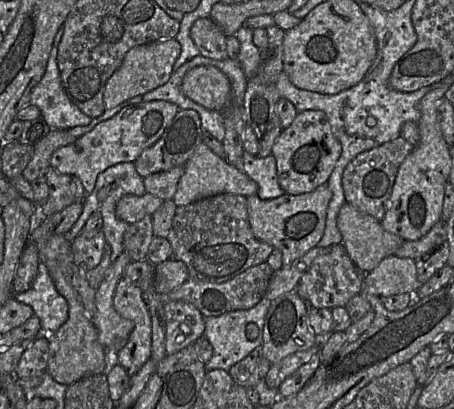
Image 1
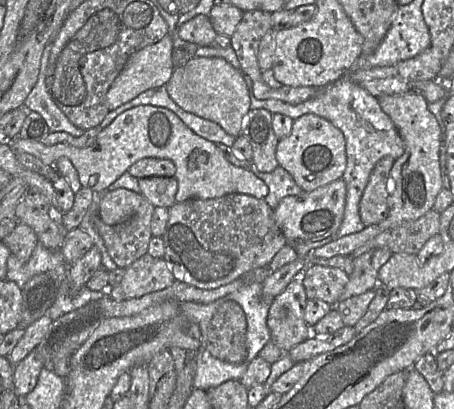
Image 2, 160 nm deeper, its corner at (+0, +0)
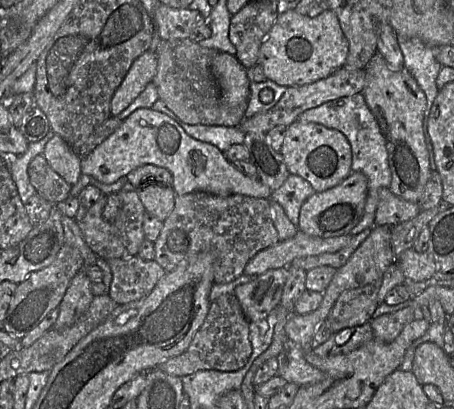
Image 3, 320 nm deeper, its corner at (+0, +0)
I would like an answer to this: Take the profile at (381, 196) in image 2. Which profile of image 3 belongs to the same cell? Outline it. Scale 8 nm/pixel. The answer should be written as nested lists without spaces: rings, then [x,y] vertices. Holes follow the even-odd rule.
[[[383,187],[378,195],[375,224],[382,226],[397,225],[414,218],[420,210],[418,203],[398,197],[389,187]]]

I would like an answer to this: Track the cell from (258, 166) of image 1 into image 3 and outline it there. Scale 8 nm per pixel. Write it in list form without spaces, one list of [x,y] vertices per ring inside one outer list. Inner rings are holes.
[[[289,174],[285,182],[272,191],[270,199],[279,203],[288,219],[297,226],[302,204],[314,193],[313,187],[307,180],[301,176]]]

